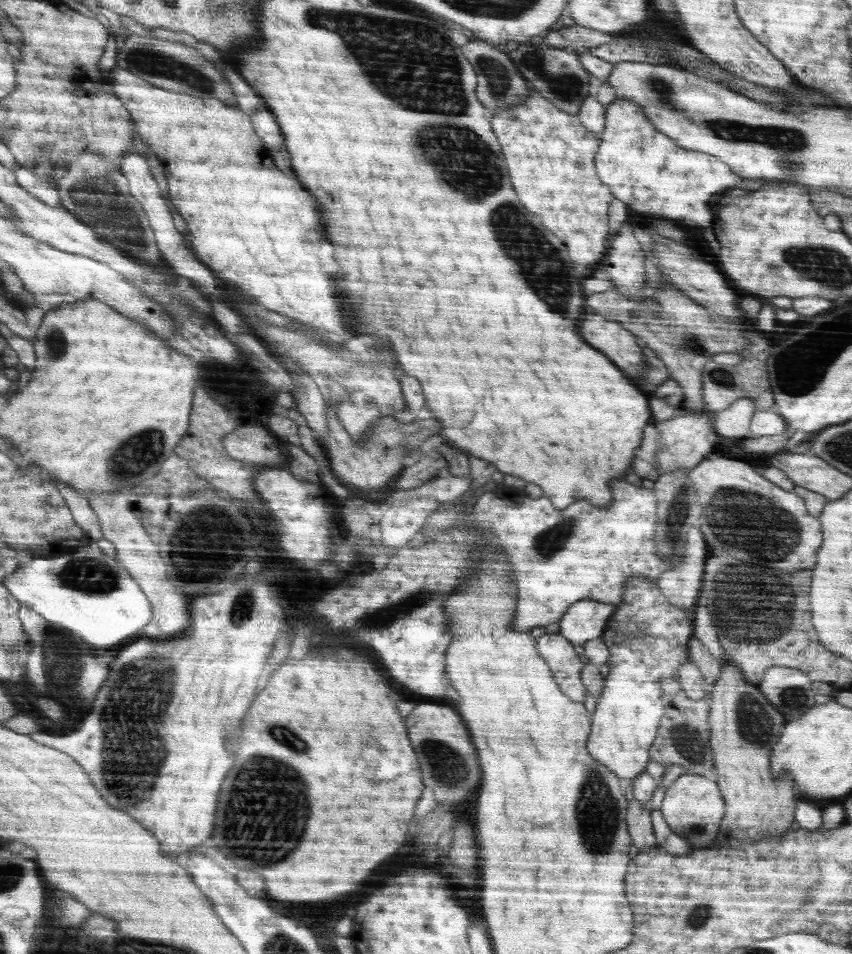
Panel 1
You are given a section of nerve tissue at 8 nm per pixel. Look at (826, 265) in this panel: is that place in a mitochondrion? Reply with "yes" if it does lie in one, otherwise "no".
yes

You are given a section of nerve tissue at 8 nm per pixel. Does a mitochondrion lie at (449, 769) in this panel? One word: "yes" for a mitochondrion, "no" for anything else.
yes

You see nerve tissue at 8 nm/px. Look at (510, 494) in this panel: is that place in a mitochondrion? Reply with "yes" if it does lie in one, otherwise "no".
no

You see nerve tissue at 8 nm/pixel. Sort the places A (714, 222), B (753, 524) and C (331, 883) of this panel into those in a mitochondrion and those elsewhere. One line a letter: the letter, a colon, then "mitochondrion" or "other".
A: other
B: mitochondrion
C: other

